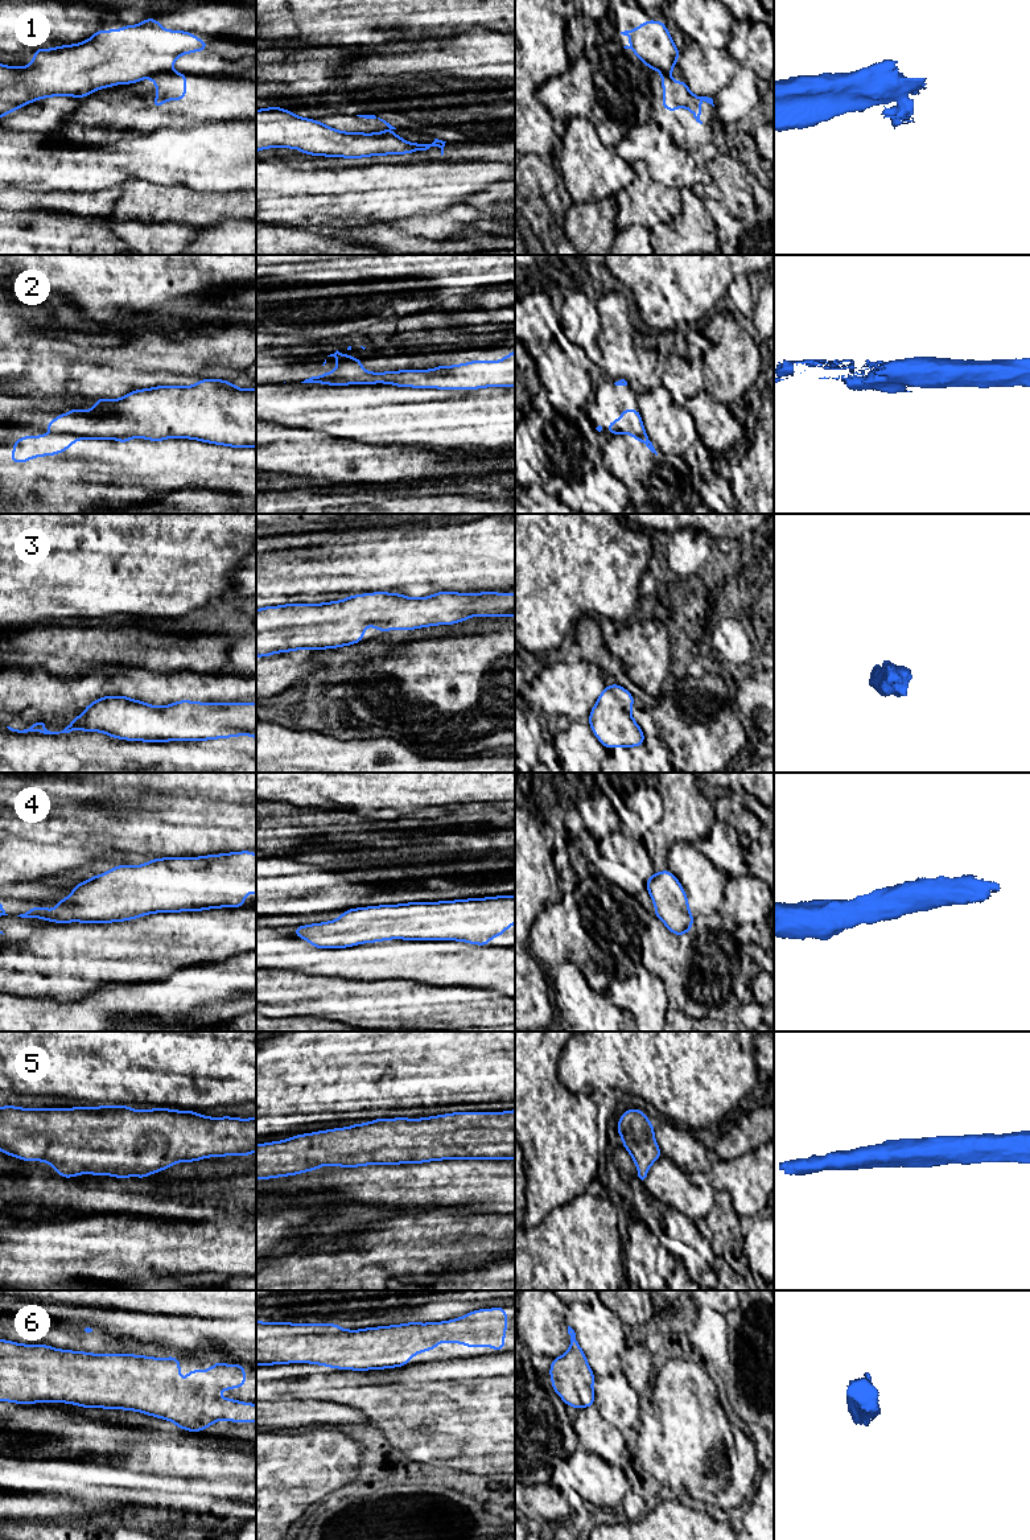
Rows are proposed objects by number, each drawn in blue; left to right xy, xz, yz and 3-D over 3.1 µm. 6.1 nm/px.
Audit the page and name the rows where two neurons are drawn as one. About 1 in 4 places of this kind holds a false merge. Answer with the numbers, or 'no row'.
1, 2

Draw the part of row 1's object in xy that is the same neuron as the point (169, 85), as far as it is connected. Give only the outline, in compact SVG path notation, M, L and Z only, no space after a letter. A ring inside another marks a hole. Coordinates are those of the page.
M157 73L151 75L156 83L158 95L152 99L152 107L157 110L166 100L186 99L186 73Z

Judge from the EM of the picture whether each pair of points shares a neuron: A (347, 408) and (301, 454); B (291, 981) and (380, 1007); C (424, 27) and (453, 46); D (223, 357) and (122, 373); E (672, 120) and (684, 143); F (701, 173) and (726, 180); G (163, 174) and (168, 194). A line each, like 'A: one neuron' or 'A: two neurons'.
A: two neurons
B: one neuron
C: two neurons
D: one neuron
E: one neuron
F: two neurons
G: two neurons

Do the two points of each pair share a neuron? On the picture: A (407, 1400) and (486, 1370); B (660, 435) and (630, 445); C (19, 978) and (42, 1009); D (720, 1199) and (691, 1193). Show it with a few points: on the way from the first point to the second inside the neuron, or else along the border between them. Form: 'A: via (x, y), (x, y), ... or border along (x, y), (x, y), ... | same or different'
A: border along (449, 1383), (431, 1383), (419, 1388) | different
B: border along (646, 432), (658, 454) | different
C: border along (13, 993), (50, 996), (64, 1001) | different
D: border along (715, 1190), (715, 1206), (704, 1218) | different

